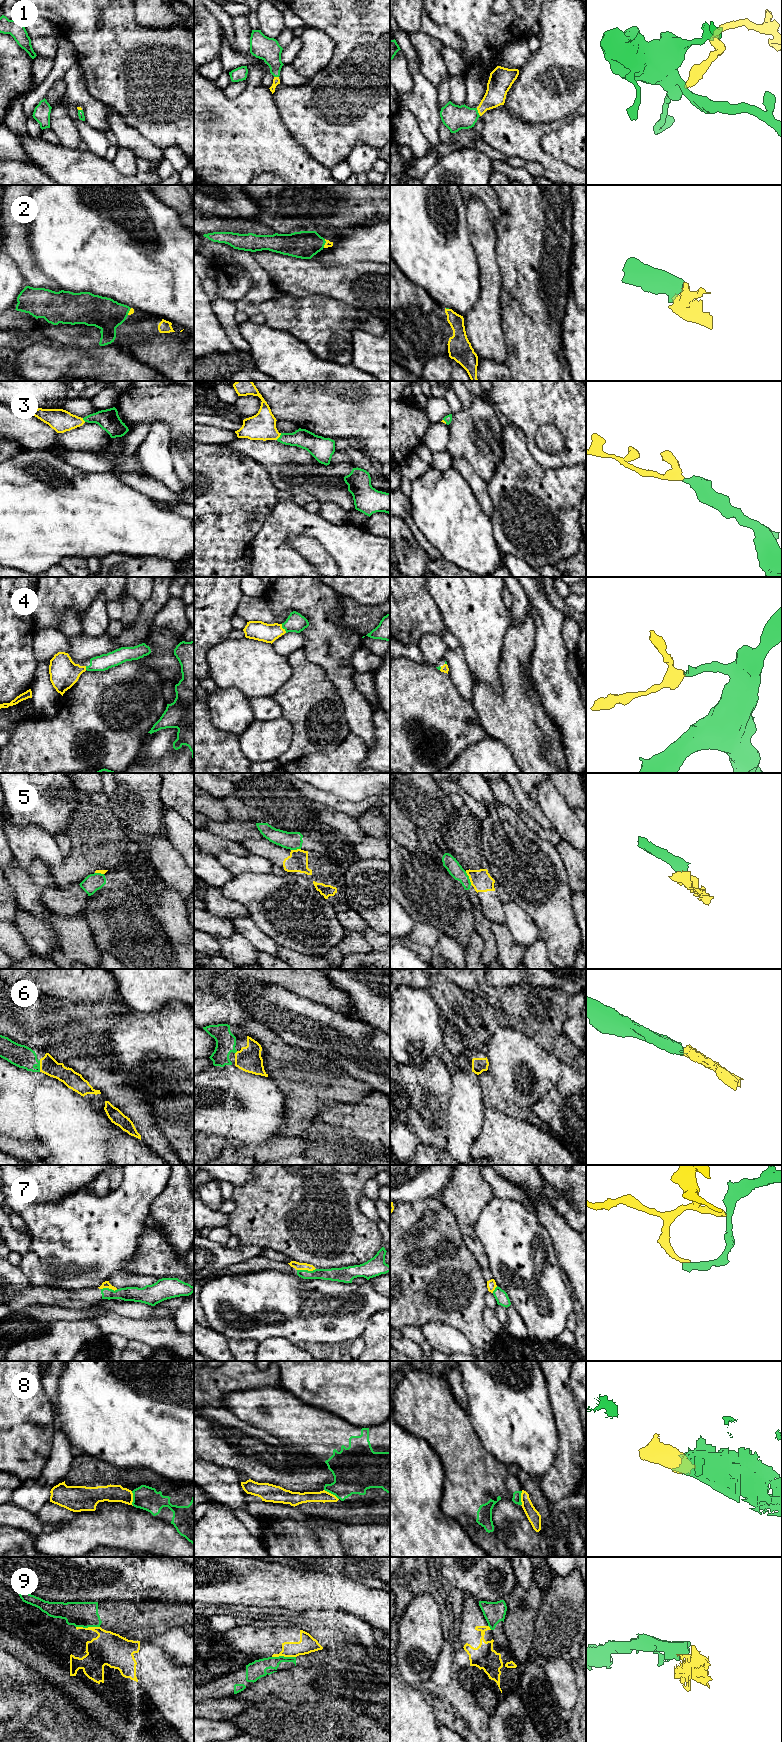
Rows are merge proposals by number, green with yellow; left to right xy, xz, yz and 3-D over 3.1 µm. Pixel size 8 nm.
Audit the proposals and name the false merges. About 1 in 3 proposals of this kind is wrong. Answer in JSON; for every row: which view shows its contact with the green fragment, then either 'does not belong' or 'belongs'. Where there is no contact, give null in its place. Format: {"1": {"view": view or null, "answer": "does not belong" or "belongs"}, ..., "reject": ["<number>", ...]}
{"1": {"view": "yz", "answer": "belongs"}, "2": {"view": "xz", "answer": "belongs"}, "3": {"view": "xz", "answer": "belongs"}, "4": {"view": "xz", "answer": "belongs"}, "5": {"view": "yz", "answer": "does not belong"}, "6": {"view": "xy", "answer": "belongs"}, "7": {"view": "xz", "answer": "belongs"}, "8": {"view": "xy", "answer": "does not belong"}, "9": {"view": "xy", "answer": "does not belong"}, "reject": ["5", "8", "9"]}

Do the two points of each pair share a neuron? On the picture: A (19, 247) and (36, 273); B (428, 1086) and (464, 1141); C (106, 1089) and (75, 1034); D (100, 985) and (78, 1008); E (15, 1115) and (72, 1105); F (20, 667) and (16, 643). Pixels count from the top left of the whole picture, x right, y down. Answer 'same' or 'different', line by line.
A: same
B: different
C: same
D: different
E: same
F: same

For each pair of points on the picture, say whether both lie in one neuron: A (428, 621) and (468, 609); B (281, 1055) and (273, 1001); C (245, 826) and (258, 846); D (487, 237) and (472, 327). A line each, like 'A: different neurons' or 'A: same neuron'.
A: different neurons
B: different neurons
C: different neurons
D: same neuron

